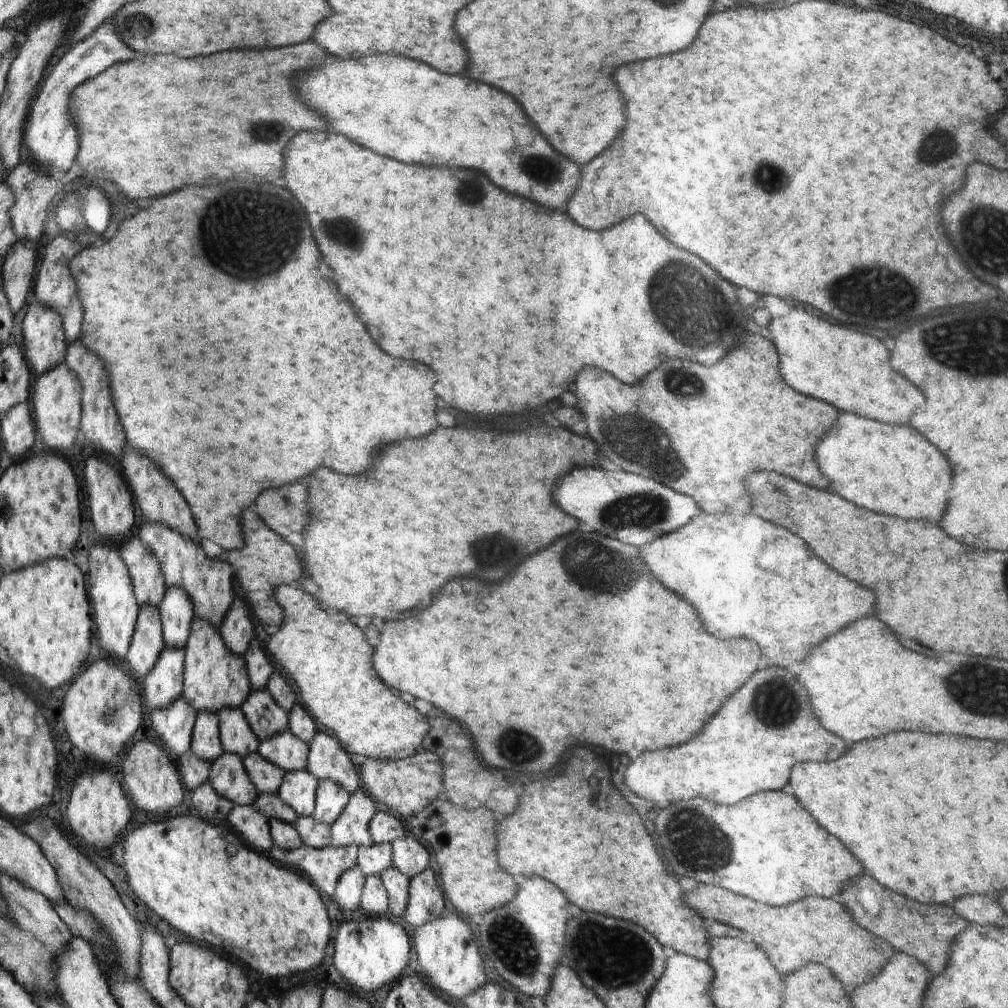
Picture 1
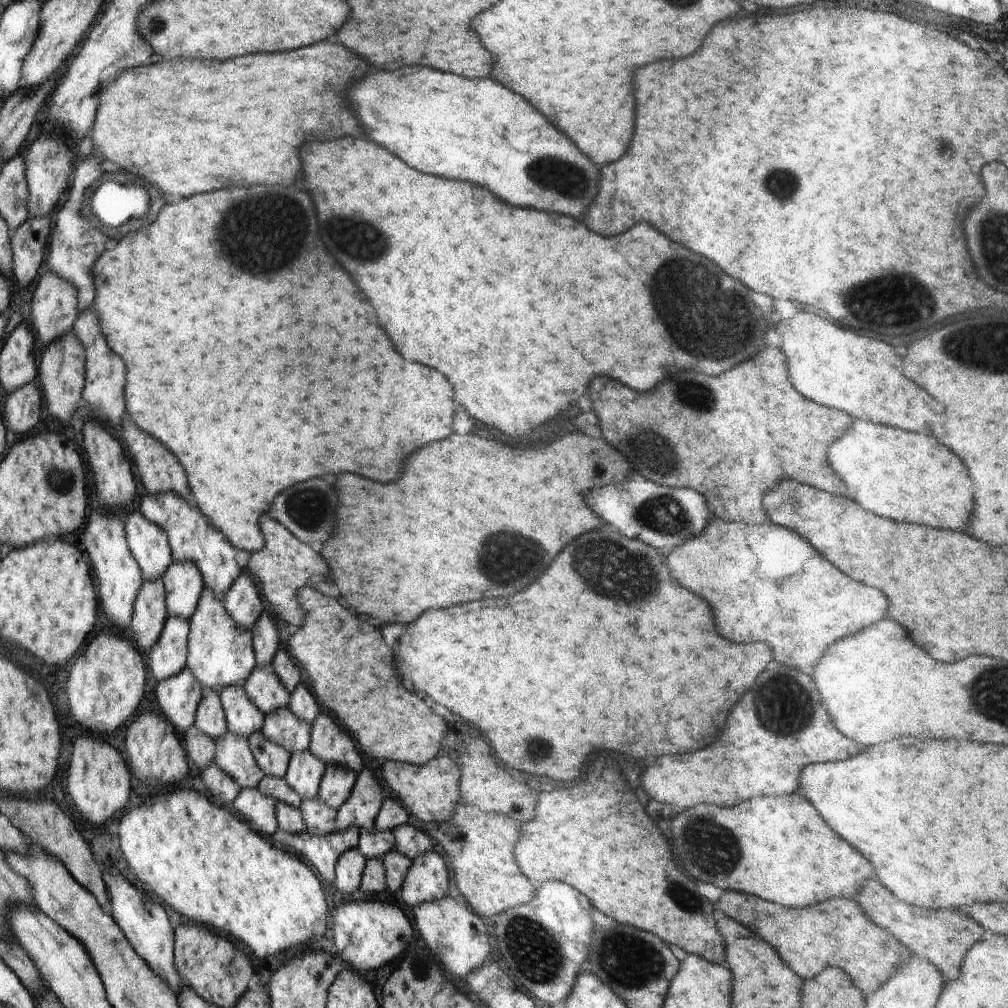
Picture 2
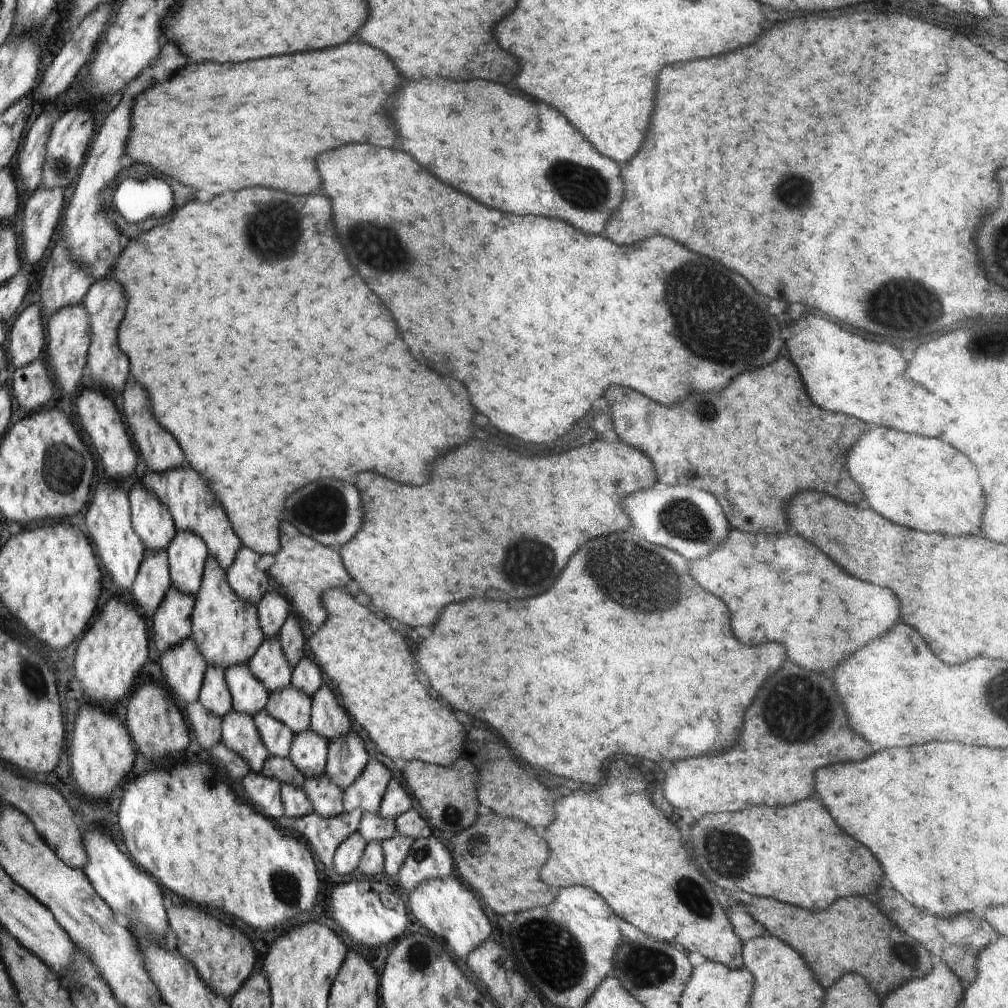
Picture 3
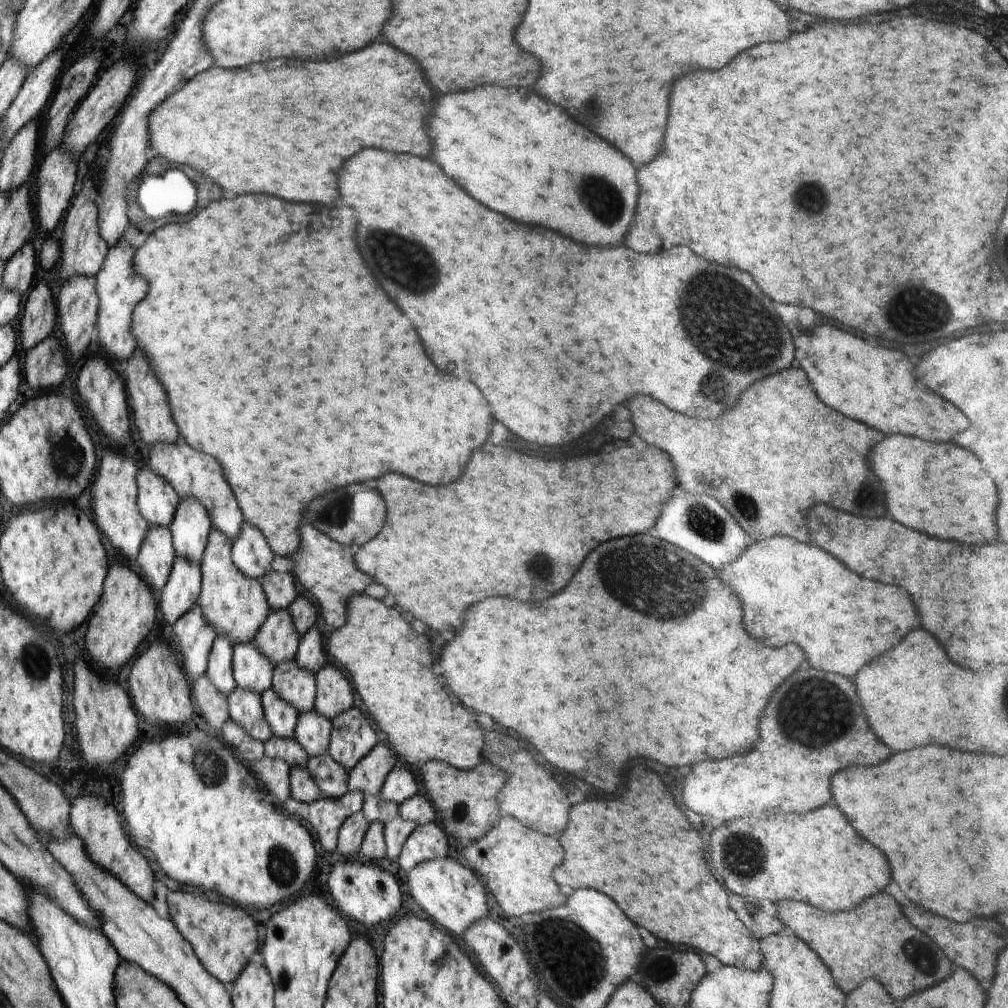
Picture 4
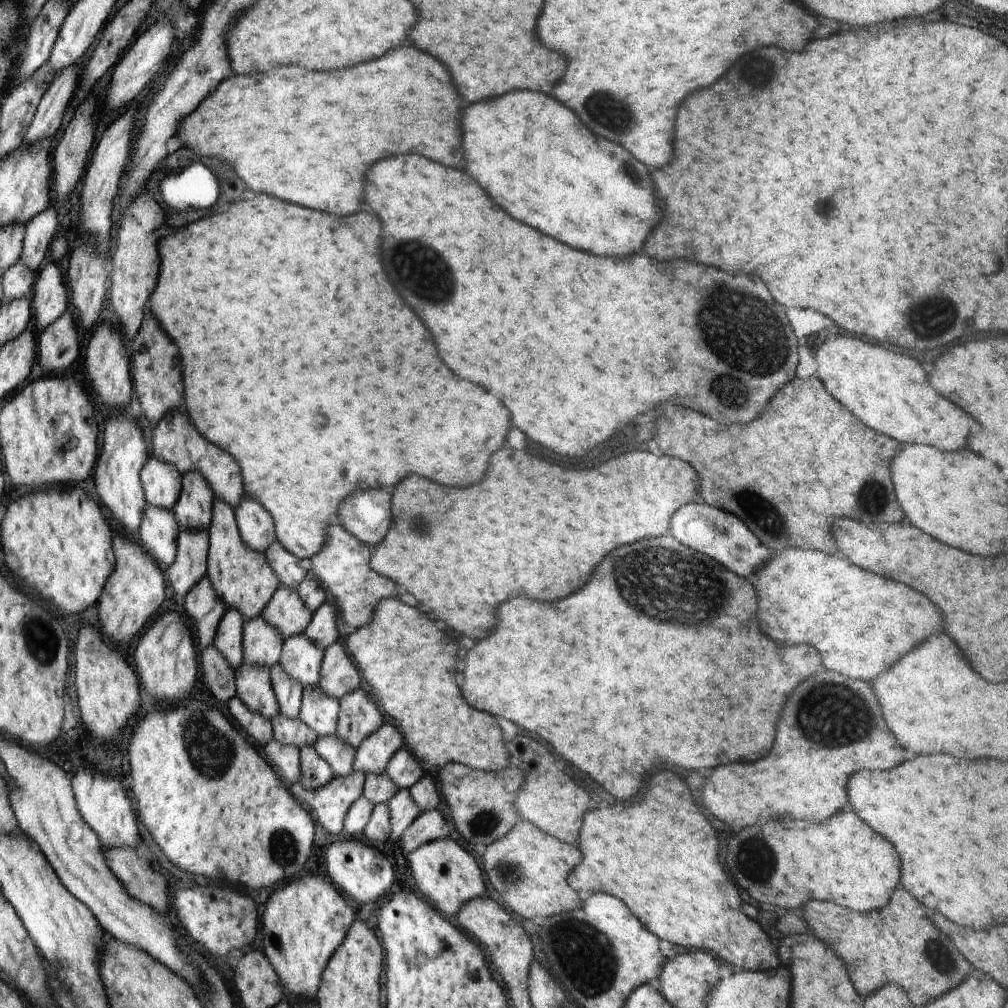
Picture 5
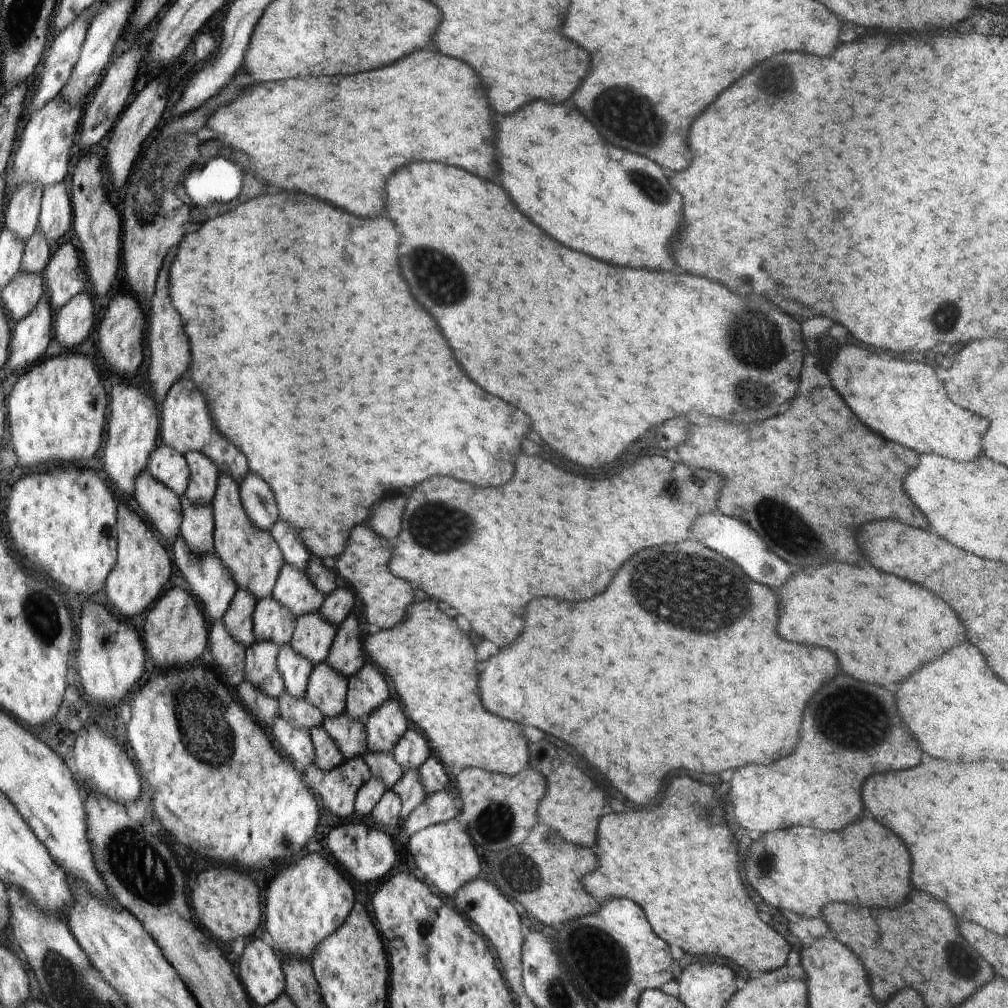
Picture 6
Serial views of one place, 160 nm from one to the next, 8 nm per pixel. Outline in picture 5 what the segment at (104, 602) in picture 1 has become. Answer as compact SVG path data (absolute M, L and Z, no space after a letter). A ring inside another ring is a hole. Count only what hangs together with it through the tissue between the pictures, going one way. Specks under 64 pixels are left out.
M128 416L110 418L105 432L102 454L96 464L96 488L101 504L112 512L113 518L117 518L123 528L138 534L147 504L142 483L142 466L146 462L144 434L136 419Z

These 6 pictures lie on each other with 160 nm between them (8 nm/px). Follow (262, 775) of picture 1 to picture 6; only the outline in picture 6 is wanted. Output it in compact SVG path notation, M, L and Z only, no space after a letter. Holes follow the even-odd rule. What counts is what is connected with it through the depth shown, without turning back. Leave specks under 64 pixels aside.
M290 643L279 648L277 667L283 676L285 690L295 697L305 696L314 665L307 656L296 652Z

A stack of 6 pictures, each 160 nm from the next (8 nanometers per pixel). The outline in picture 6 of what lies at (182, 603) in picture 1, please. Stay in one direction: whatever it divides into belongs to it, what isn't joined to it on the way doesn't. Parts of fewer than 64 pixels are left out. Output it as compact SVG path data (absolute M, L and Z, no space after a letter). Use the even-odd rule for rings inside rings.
M198 451L186 453L185 459L190 469L190 480L184 496L195 503L210 503L217 489L217 480L220 475L219 468L212 459L209 459L209 456Z

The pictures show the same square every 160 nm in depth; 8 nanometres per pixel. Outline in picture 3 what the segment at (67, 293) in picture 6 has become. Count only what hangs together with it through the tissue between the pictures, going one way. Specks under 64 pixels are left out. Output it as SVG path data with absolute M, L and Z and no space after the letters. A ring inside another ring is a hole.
M34 303L16 315L8 330L8 362L15 369L38 360L44 350L44 326L40 308Z

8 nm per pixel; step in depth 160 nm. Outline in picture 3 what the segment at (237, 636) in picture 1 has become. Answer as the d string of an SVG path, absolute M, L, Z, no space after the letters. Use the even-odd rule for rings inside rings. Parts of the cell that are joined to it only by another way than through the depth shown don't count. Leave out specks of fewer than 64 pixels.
M240 548L232 566L227 570L226 580L232 592L250 604L257 605L260 598L273 586L266 571L258 570L256 563L261 554L250 548Z

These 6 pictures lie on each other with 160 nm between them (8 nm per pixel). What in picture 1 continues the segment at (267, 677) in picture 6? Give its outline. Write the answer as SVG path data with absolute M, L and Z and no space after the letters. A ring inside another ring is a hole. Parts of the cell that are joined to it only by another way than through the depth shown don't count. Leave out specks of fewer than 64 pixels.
M223 751L213 760L208 781L220 796L228 797L234 806L252 805L259 795L238 753Z

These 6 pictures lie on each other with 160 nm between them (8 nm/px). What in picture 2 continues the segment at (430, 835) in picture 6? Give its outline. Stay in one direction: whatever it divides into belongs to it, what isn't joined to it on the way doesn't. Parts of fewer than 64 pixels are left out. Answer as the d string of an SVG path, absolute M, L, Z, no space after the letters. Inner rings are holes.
M448 894L430 902L417 904L413 908L414 918L418 922L417 927L422 934L422 939L444 968L444 973L449 977L450 974L454 974L456 978L462 978L462 980L472 970L480 968L490 954L486 925L471 910L468 904L460 903Z

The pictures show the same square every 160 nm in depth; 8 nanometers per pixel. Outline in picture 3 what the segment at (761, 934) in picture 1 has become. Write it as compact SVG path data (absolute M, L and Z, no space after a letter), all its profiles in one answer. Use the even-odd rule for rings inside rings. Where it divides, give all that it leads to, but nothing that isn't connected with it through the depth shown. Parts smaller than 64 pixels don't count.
M860 896L836 900L836 904L828 906L824 912L808 912L790 904L776 902L772 898L756 898L756 902L750 904L750 916L756 922L760 922L760 926L764 926L768 935L782 940L784 944L796 950L823 988L830 988L844 972L858 972L866 978L870 990L880 994L880 998L884 998L896 986L912 978L925 976L932 970L935 962L935 959L914 938L900 932L894 922L890 922L872 902L868 902L868 898L860 898Z

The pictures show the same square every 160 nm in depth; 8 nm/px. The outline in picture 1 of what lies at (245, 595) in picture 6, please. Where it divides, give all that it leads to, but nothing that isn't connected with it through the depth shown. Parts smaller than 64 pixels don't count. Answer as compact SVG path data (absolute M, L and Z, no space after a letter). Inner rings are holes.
M203 710L197 713L191 748L200 758L213 762L223 753L217 713Z

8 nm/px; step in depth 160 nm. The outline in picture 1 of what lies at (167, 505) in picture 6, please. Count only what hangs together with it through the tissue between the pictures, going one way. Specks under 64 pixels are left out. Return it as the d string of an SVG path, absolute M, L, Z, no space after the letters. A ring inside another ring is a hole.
M148 603L143 604L139 607L135 634L127 650L130 672L137 680L143 680L146 673L156 664L164 647L159 607Z

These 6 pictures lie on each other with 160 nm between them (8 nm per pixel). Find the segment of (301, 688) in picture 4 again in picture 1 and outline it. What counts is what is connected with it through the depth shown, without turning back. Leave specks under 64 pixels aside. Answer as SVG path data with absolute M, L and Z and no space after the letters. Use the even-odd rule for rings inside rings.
M288 728L269 736L269 739L259 741L257 751L284 772L307 768L309 744L297 739Z

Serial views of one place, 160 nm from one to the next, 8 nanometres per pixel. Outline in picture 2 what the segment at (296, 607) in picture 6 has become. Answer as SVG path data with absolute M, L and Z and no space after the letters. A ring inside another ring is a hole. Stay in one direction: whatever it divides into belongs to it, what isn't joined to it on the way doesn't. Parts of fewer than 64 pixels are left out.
M257 664L243 686L247 695L265 715L288 707L290 693L274 670L273 664Z

